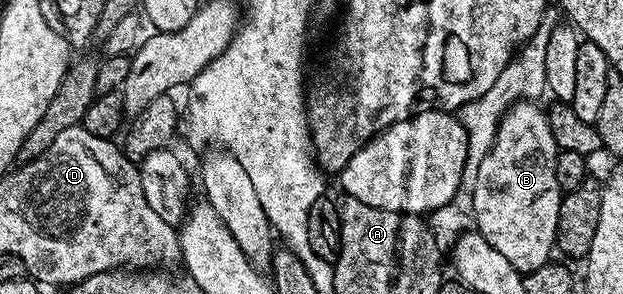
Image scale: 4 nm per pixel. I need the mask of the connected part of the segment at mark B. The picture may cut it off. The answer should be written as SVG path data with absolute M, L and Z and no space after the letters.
M517 101L504 114L496 131L496 139L488 155L484 155L480 171L476 171L476 187L472 195L477 232L481 233L485 241L492 243L492 247L496 247L496 251L500 251L500 255L504 255L504 259L508 259L508 263L512 263L512 267L516 267L523 275L550 261L560 203L564 196L556 183L556 159L560 150L552 139L546 113L536 106L534 101Z

